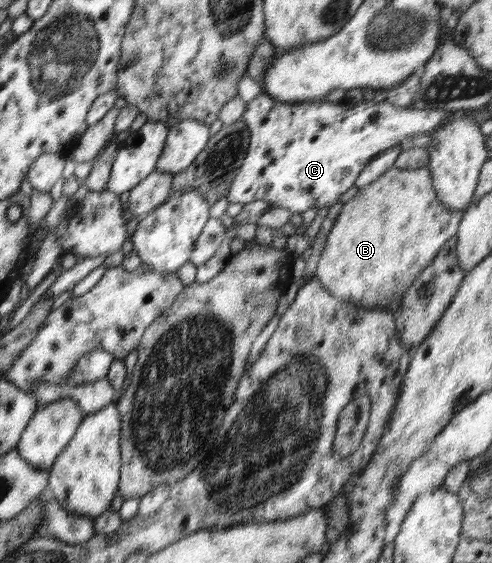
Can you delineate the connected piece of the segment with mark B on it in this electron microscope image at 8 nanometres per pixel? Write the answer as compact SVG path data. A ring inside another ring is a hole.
M426 166L421 167L421 169L411 169L411 171L399 171L399 169L395 168L389 169L377 181L367 187L363 186L359 188L357 195L351 201L345 203L345 207L341 209L337 216L335 225L333 225L331 232L327 235L327 241L320 255L314 277L321 282L324 289L330 292L331 295L343 301L353 302L358 308L371 310L379 307L387 307L387 303L393 299L394 295L405 293L406 289L413 283L413 280L435 259L435 256L439 253L443 245L445 245L445 242L456 236L463 214L463 209L449 210L439 203L432 185L430 172Z

